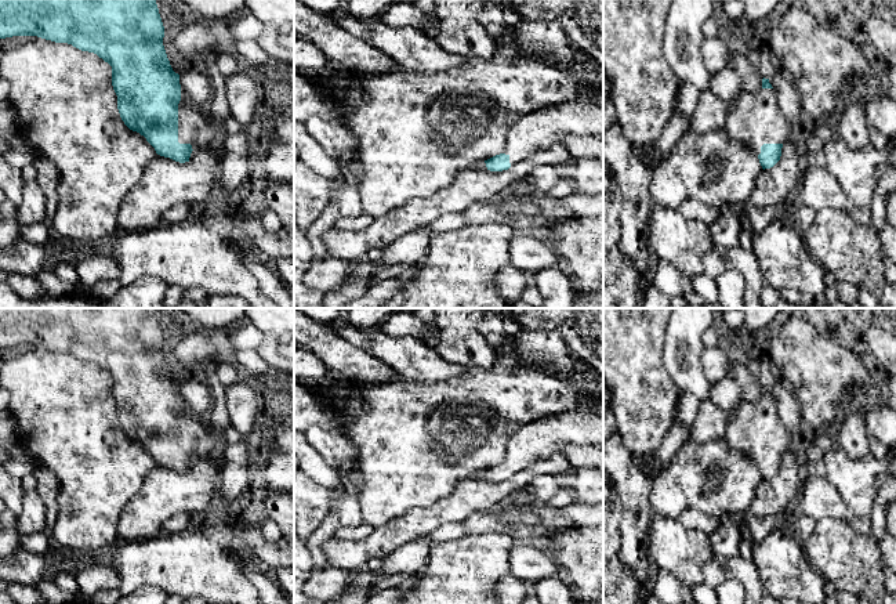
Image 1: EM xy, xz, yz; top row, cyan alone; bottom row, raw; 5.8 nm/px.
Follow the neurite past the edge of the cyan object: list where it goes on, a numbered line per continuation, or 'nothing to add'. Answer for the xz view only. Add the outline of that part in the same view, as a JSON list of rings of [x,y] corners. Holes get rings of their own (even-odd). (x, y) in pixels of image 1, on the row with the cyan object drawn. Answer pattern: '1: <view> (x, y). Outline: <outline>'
1: xz (583, 115). Outline: [[[603,77],[596,87],[558,106],[522,116],[508,131],[501,153],[518,164],[537,149],[559,144],[565,134],[603,134]]]

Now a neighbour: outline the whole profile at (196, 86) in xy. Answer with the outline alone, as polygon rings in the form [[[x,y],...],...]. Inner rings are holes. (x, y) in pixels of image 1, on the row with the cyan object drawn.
[[[189,68],[179,75],[184,100],[192,105],[207,106],[213,97],[213,84],[204,69]]]

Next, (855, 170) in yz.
[[[896,137],[889,138],[892,151],[867,145],[852,151],[841,138],[824,144],[826,169],[837,178],[855,207],[868,209],[875,192],[875,170],[881,164],[896,166]]]

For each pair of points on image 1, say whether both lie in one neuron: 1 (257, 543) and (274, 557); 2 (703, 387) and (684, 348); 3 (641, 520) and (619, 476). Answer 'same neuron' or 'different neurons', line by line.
1: same neuron
2: same neuron
3: same neuron

